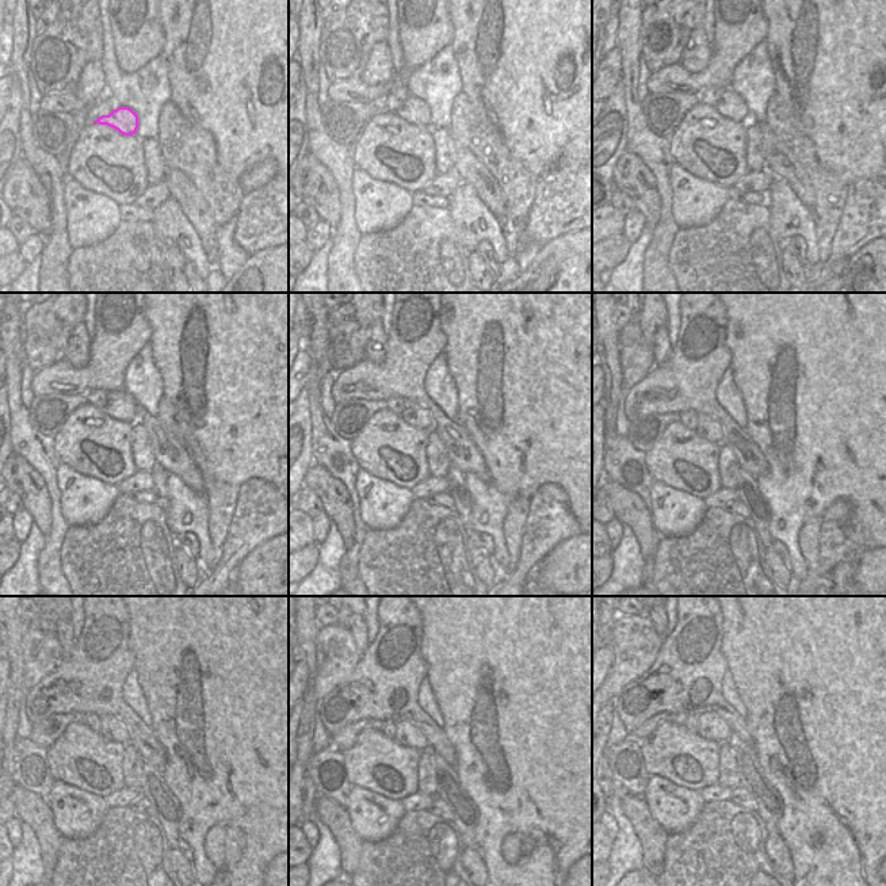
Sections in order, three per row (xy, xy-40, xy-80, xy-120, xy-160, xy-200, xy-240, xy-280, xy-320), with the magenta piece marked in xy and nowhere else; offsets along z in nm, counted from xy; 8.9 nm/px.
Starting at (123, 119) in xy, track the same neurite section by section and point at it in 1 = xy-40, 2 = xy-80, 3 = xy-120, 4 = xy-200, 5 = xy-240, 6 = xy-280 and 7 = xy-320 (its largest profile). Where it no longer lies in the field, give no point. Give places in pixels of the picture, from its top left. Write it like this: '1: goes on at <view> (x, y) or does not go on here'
1: goes on at xy-40 (415, 110)
2: goes on at xy-80 (728, 103)
3: goes on at xy-120 (119, 405)
4: goes on at xy-200 (713, 430)
5: goes on at xy-240 (109, 728)
6: goes on at xy-280 (407, 732)
7: goes on at xy-320 (710, 726)

